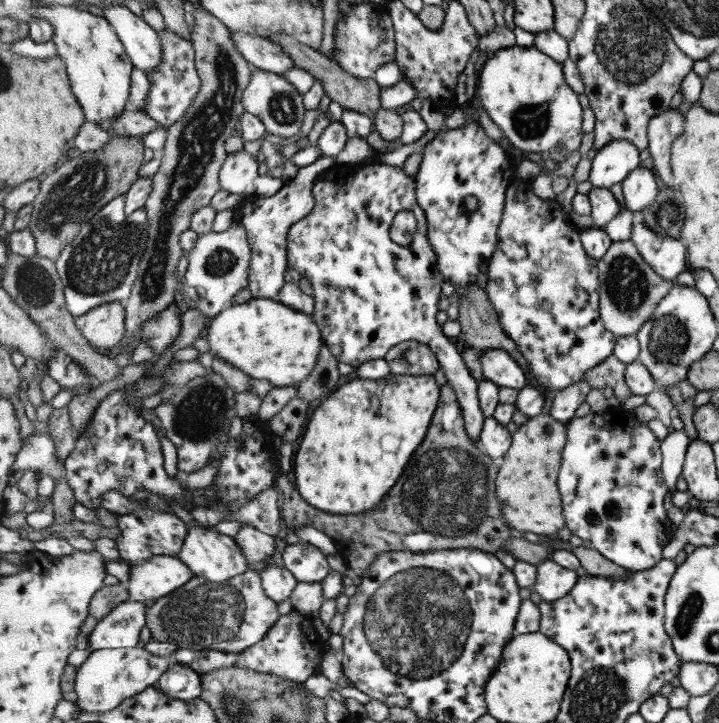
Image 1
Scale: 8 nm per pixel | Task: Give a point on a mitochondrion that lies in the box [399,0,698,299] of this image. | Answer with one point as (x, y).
(631, 49)

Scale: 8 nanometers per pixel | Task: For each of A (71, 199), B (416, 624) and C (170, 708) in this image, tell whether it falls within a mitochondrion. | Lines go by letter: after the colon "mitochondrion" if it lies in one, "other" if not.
A: mitochondrion
B: mitochondrion
C: other

